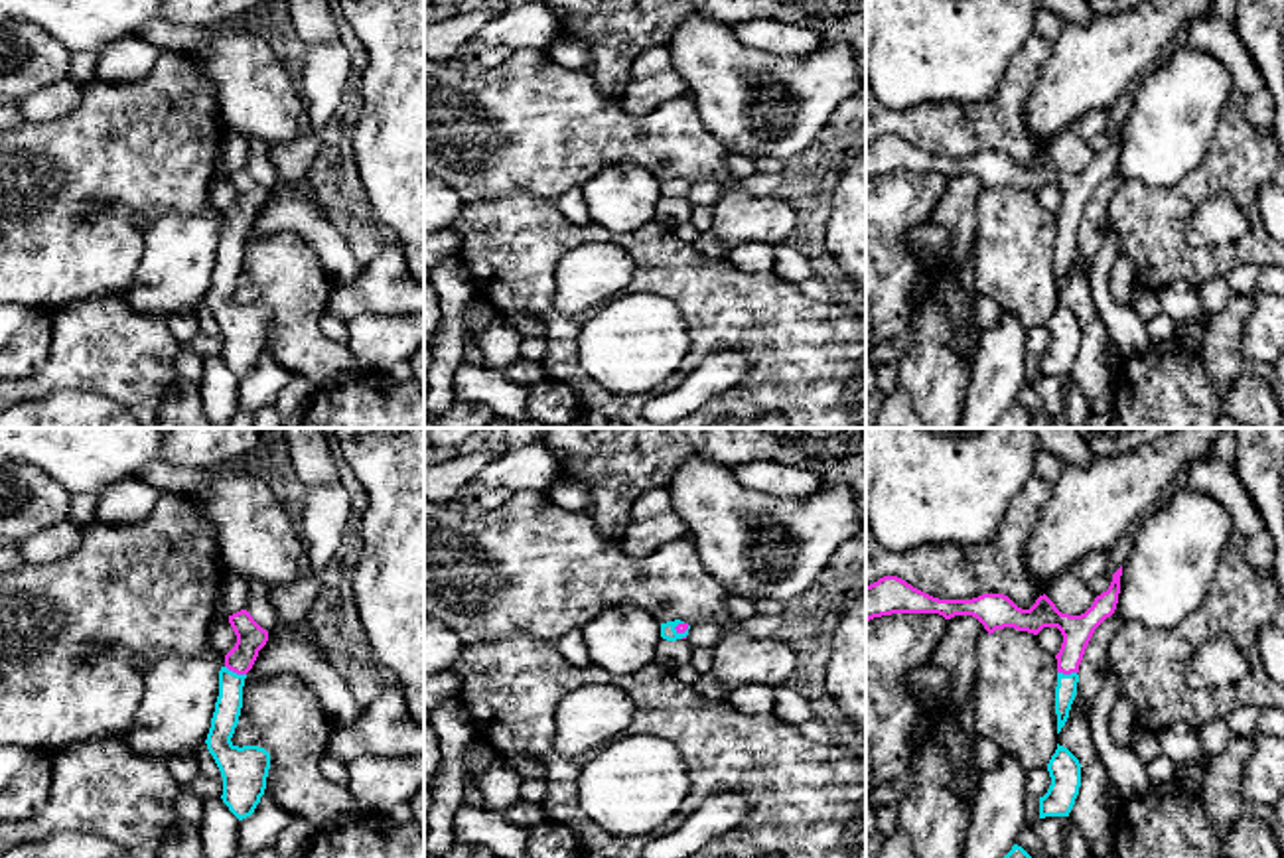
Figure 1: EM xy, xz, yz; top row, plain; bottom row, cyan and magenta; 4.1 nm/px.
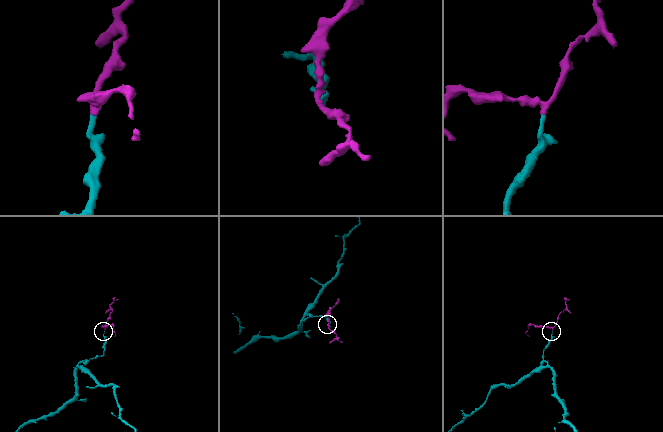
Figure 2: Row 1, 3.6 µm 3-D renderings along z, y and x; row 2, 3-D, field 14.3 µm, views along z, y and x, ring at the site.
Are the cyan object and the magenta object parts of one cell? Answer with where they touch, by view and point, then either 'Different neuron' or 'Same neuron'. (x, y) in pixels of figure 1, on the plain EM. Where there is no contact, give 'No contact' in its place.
Touches cyan at xy (235, 231). Same neuron

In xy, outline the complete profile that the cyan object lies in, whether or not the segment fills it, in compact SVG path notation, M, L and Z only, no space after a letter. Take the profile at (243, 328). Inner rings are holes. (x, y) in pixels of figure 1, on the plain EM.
M247 168L229 174L237 193L235 205L225 213L219 229L219 254L207 292L207 308L213 314L223 335L223 361L239 377L254 371L266 347L270 312L258 304L235 304L231 300L243 266L243 245L252 227L258 209L268 199L262 187Z

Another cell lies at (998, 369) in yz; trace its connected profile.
M1008 312L996 327L982 329L959 428L994 428L1012 408L1028 381L1026 335L1028 329Z

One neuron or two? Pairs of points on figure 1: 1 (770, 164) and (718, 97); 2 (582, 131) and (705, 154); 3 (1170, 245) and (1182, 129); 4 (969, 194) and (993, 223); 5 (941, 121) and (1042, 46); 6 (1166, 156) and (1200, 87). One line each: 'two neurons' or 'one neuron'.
1: two neurons
2: one neuron
3: two neurons
4: two neurons
5: one neuron
6: one neuron

